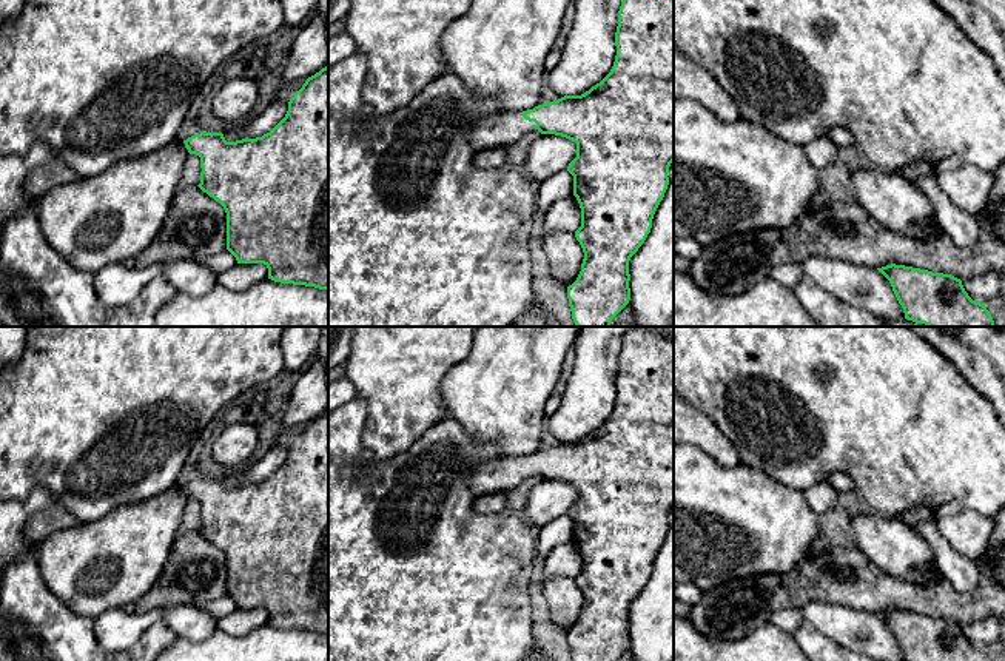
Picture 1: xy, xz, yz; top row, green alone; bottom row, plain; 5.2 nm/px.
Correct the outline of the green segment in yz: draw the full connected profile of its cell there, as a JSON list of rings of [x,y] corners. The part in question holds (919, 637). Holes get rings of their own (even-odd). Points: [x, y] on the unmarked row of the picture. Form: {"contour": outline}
{"contour": [[[896,609],[877,615],[889,626],[905,661],[991,661],[951,619]]]}

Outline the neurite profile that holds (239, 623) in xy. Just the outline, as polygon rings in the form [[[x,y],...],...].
[[[237,609],[231,615],[217,621],[217,629],[231,636],[244,636],[256,627],[268,622],[268,613],[264,609]]]

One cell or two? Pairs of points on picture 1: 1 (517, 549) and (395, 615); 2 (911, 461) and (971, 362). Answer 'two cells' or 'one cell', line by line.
1: one cell
2: two cells

